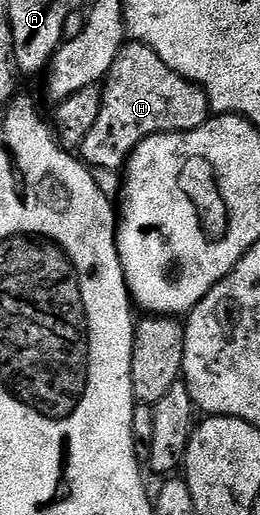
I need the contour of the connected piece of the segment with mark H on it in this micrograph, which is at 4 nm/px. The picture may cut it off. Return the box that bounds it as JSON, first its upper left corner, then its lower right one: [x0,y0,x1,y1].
[80,41,212,171]

